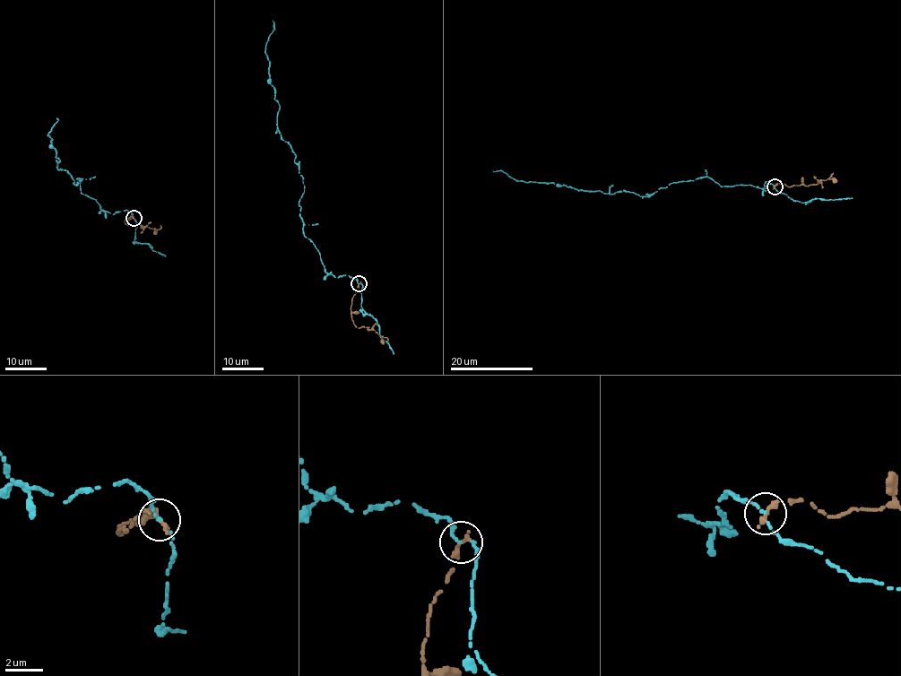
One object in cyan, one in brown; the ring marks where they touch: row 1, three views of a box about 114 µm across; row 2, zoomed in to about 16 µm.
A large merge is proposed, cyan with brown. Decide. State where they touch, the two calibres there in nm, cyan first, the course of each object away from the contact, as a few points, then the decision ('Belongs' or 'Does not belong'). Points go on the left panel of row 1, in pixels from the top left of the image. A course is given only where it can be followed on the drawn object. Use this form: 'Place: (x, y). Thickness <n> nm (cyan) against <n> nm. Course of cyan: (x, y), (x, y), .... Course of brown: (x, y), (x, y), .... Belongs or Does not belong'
Place: (134, 218). Thickness 140 nm (cyan) against 280 nm. Course of cyan: (134, 218), (102, 211), (82, 194), (82, 178), (73, 184), (57, 169), (47, 134), (56, 118). Course of brown: (133, 218), (133, 216), (125, 222), (159, 229), (160, 225). Does not belong

